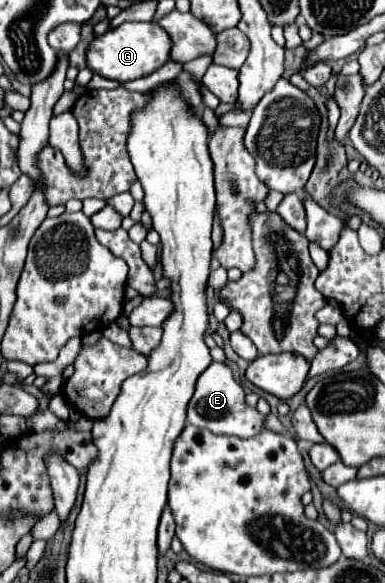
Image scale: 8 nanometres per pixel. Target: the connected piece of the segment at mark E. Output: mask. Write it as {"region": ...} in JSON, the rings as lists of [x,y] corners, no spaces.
{"region":[[[211,363],[203,375],[197,379],[195,393],[189,401],[187,421],[195,427],[205,427],[213,433],[237,435],[237,437],[255,437],[265,431],[267,415],[261,415],[255,407],[249,407],[245,402],[246,393],[243,387],[233,379],[231,367],[225,363]]]}

